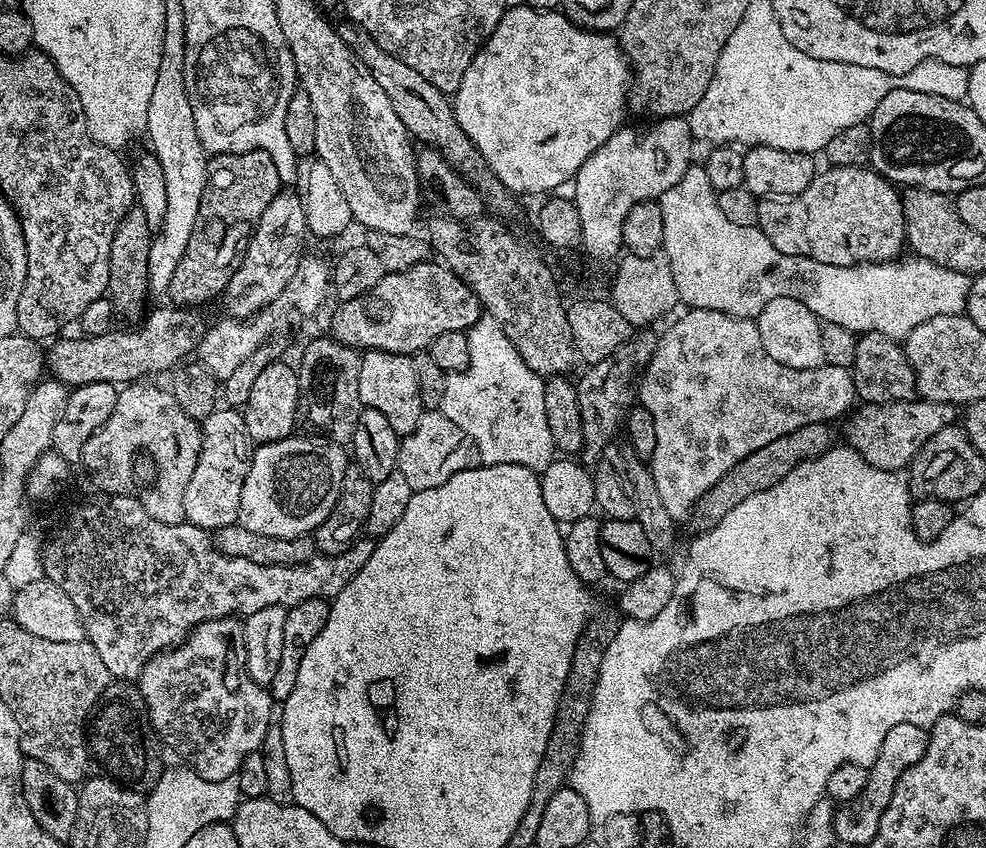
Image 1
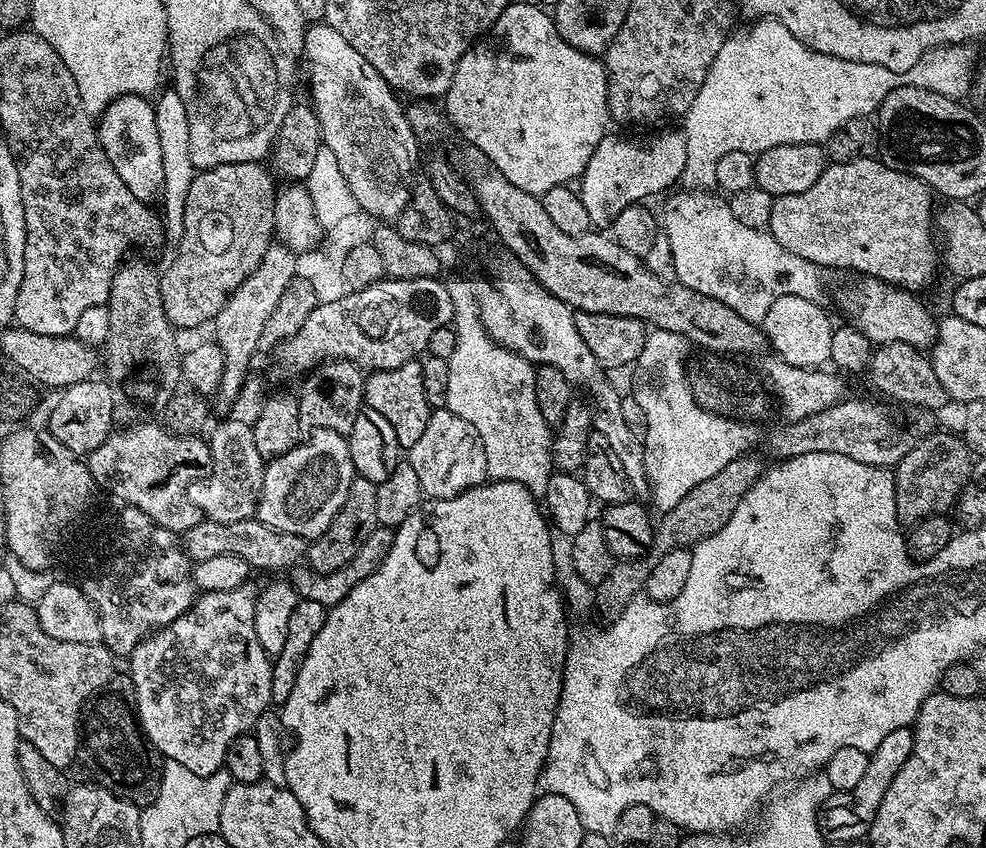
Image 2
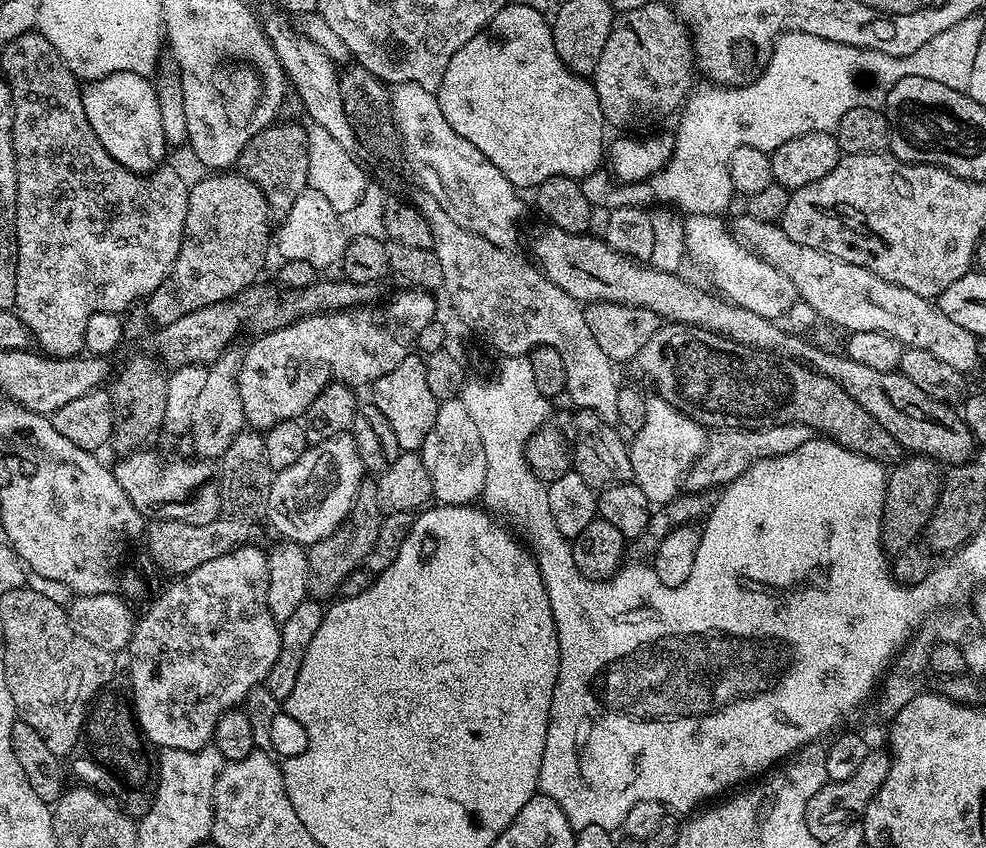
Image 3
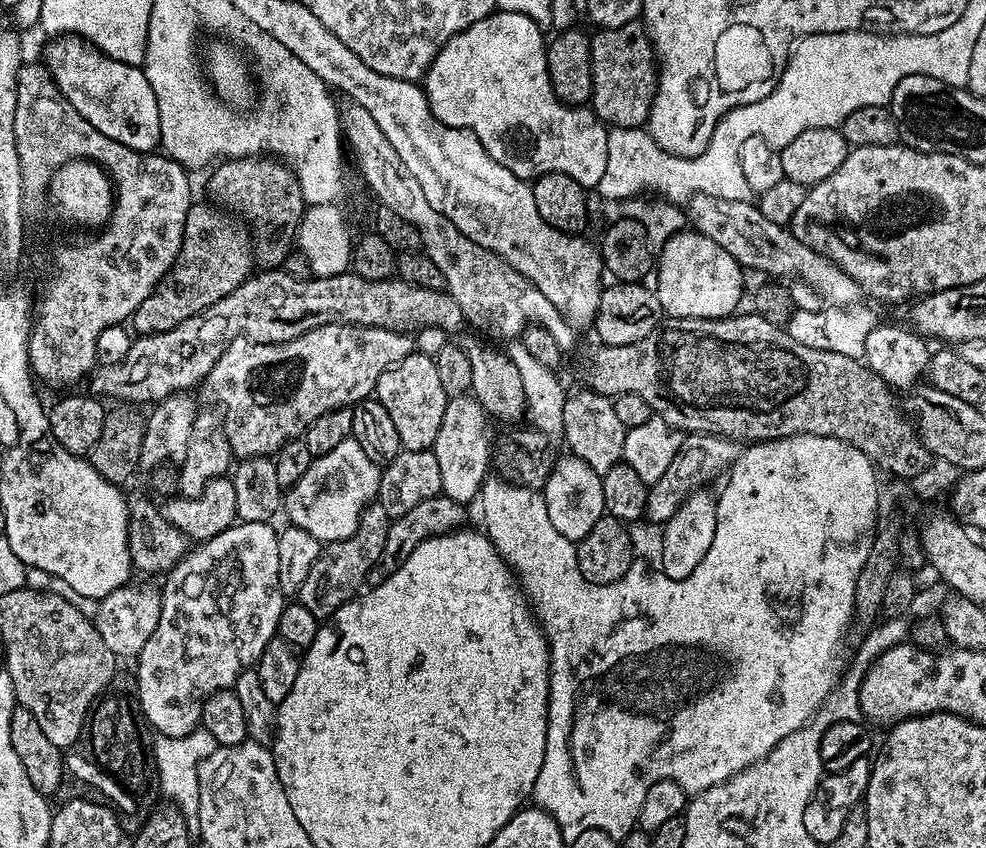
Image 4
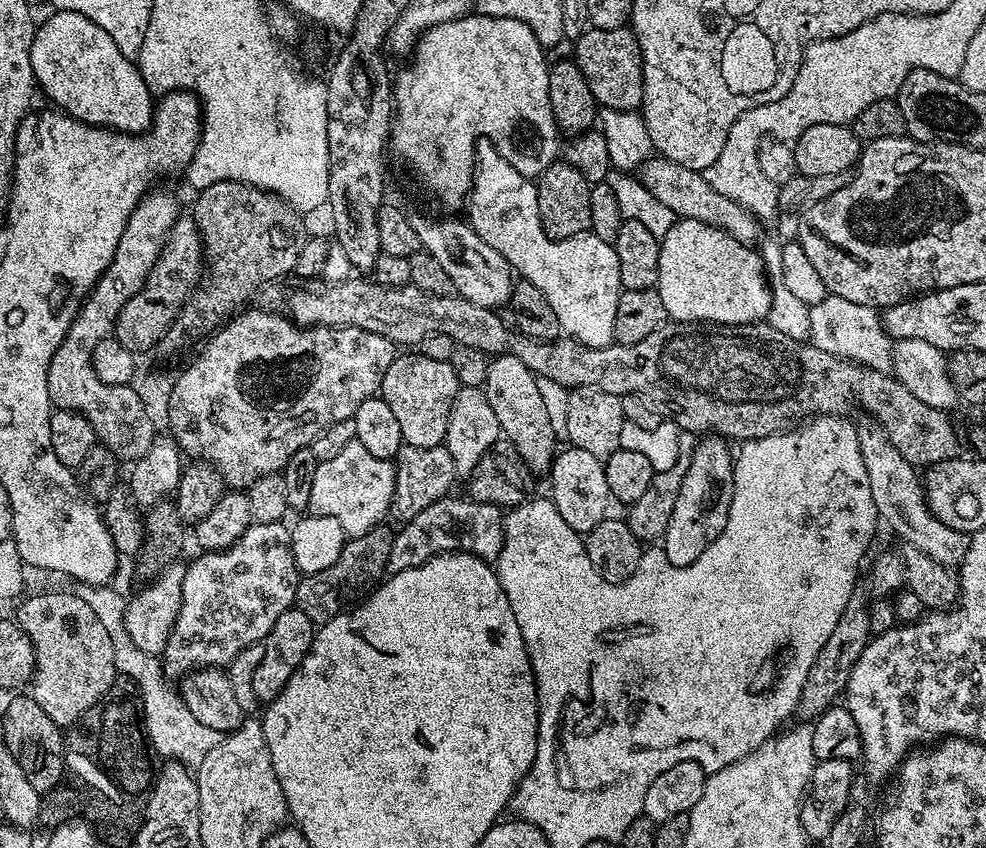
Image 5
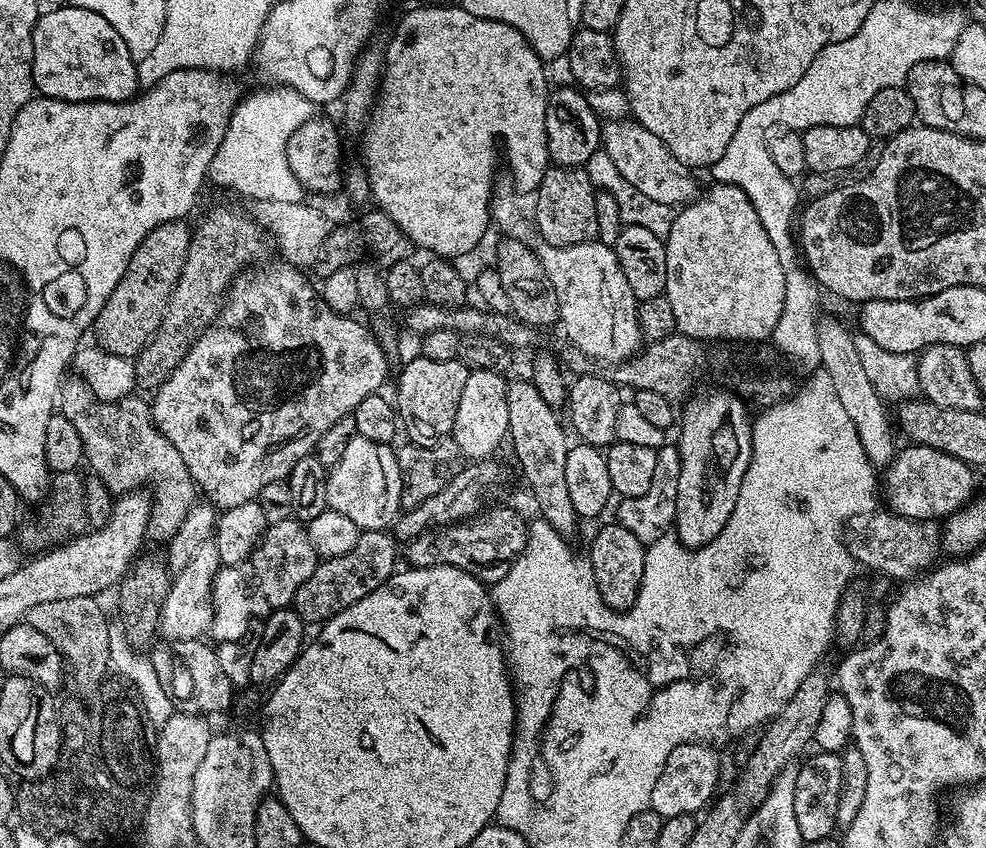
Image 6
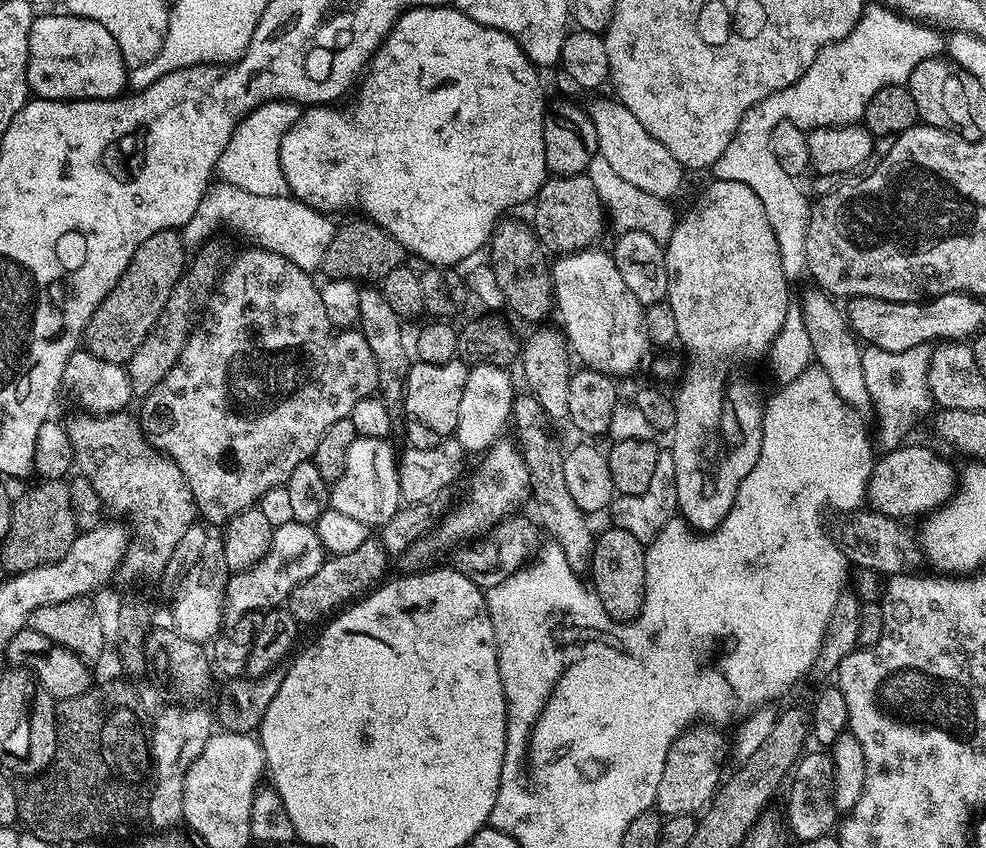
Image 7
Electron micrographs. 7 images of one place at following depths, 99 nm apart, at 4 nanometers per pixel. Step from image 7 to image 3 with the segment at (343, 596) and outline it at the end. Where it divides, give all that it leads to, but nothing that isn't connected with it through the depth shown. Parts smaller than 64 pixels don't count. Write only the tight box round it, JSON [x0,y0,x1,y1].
[307,478,385,602]

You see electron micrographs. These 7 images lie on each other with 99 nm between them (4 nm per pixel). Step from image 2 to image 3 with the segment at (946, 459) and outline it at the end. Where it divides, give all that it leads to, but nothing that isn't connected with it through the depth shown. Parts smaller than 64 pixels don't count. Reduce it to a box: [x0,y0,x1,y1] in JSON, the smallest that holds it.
[880,455,942,557]

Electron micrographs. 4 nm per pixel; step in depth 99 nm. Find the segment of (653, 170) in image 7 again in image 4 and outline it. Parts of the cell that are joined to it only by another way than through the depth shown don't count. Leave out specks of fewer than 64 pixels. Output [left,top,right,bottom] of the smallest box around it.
[686,194,861,308]

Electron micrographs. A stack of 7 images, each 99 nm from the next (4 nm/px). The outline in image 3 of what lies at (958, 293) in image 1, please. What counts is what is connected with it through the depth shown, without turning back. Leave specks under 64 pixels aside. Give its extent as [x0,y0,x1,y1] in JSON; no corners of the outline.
[684,215,798,321]

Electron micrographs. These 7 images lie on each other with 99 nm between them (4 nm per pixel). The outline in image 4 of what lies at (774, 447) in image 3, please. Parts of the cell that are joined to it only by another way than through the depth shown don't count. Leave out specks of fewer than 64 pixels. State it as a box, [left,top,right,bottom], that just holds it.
[644,432,737,526]

